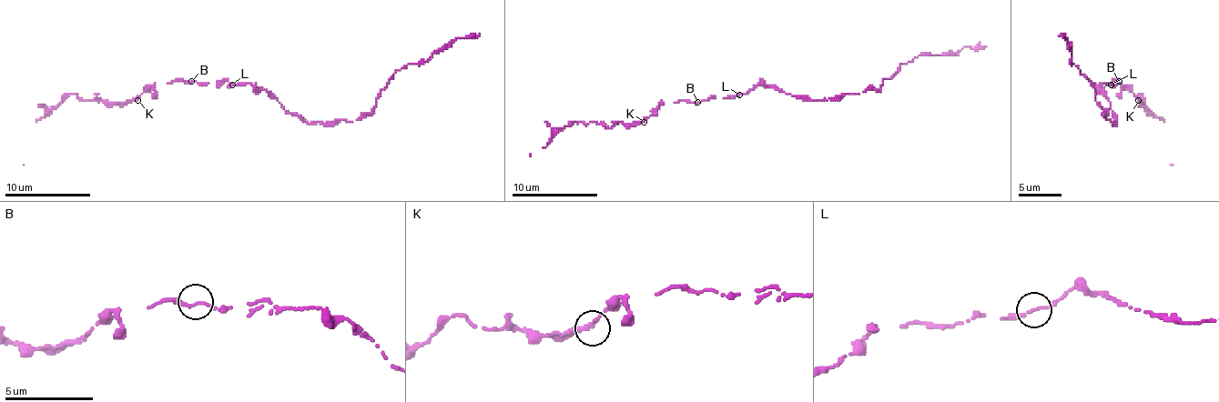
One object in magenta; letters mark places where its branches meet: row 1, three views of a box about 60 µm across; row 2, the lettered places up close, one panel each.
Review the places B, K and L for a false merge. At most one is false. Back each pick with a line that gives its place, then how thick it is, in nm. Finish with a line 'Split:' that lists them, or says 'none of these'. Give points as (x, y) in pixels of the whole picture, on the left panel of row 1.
Split: none of these

